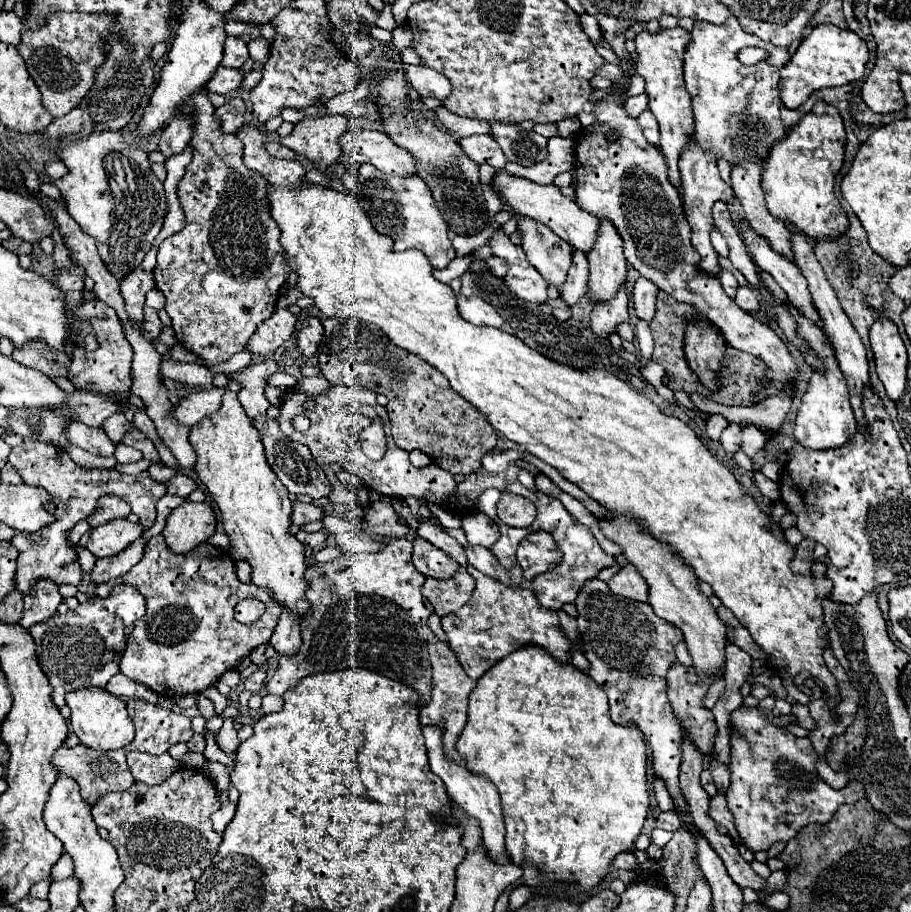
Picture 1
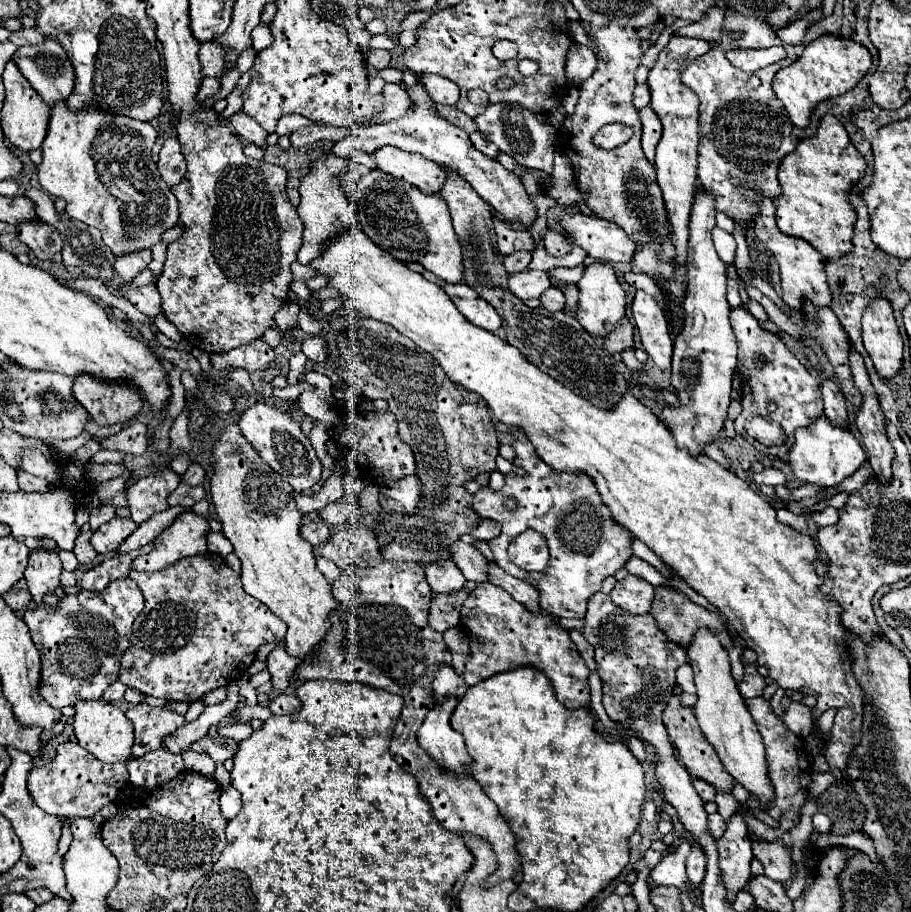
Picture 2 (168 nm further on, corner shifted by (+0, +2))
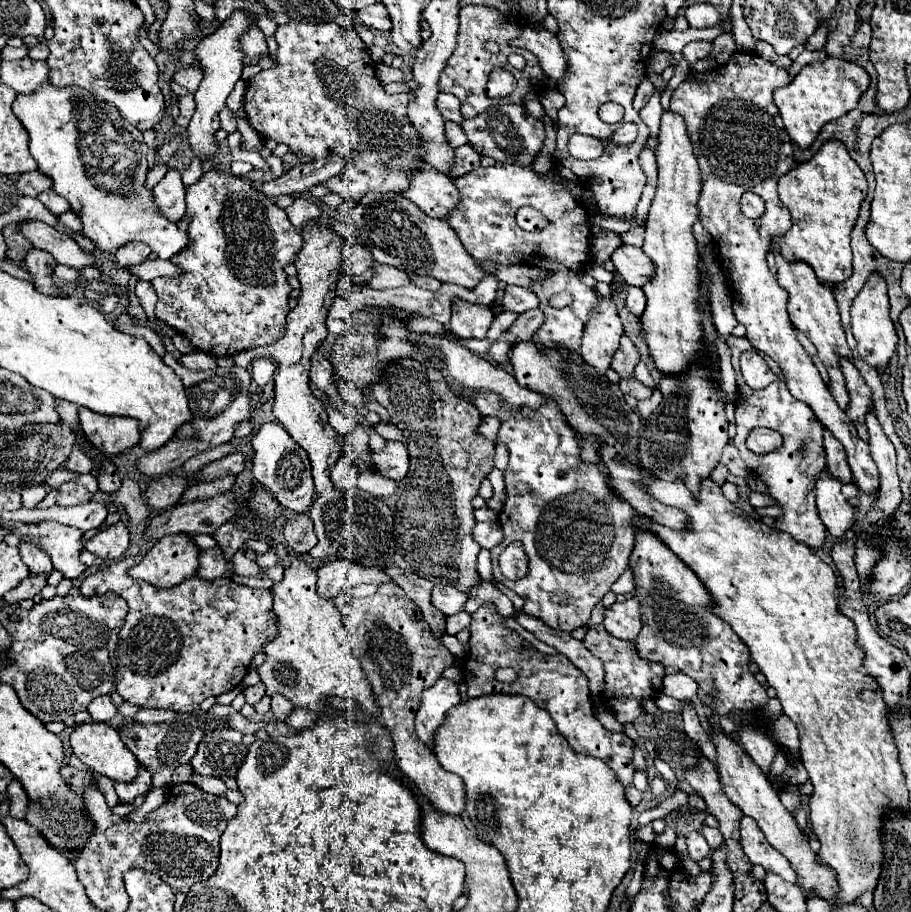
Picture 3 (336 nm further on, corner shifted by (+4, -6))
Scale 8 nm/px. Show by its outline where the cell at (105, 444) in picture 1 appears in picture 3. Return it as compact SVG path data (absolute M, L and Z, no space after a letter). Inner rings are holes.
M74 450L72 454L70 454L70 458L66 460L66 468L68 470L72 470L72 472L80 472L80 474L88 474L88 472L92 472L94 470L94 462L82 452L82 450Z

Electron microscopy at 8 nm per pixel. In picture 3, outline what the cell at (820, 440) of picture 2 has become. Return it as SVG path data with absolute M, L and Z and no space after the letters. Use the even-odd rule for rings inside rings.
M828 468L818 472L814 480L814 496L816 496L816 506L820 512L820 518L826 526L826 530L840 538L848 528L854 526L854 510L848 504L848 500L840 494L842 480L834 478Z

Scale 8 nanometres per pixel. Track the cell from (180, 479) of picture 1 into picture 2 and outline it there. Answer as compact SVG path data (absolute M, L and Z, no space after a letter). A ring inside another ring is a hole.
M192 464L192 466L184 472L182 482L190 484L190 486L198 486L198 484L204 482L204 476L206 476L206 468L200 466L200 464Z

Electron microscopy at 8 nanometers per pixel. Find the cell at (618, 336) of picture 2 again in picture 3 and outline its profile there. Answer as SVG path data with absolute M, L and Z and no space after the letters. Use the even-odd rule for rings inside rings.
M624 334L622 340L620 340L620 348L616 350L610 366L612 366L622 378L626 378L626 376L632 376L632 370L634 370L634 366L638 364L638 360L640 360L640 354L638 354L636 346L634 346L632 340Z

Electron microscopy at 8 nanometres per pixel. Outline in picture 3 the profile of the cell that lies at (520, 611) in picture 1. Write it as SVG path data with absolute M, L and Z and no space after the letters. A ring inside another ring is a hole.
M492 602L482 604L472 614L470 624L470 648L468 648L468 660L464 662L464 680L468 686L468 696L478 698L484 694L496 694L496 690L504 694L522 694L540 704L540 708L548 710L552 720L556 722L560 734L568 740L568 744L578 754L588 754L604 760L618 776L618 780L628 786L634 776L634 764L632 764L632 740L622 732L610 732L606 730L594 716L594 708L590 702L588 692L588 678L584 672L580 672L564 654L542 654L538 652L528 640L524 640L518 632L504 626L506 618L498 614L496 606ZM498 668L512 668L516 670L518 678L510 684L498 682L494 678Z

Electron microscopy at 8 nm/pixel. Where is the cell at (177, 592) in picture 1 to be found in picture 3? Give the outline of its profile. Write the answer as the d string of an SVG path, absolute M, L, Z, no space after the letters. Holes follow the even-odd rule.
M142 554L116 560L104 570L86 576L80 586L80 592L84 596L116 592L130 606L124 628L118 634L116 690L126 702L136 704L140 708L192 712L200 720L212 722L214 718L208 712L200 712L200 702L210 696L220 696L224 692L234 690L246 676L254 654L262 652L264 644L272 642L278 634L276 620L272 616L270 590L250 588L230 578L204 580L200 576L194 576L192 580L184 580L184 584L178 584L176 588L156 588L154 584L128 578L126 574L128 568L134 566L138 560L142 560Z

